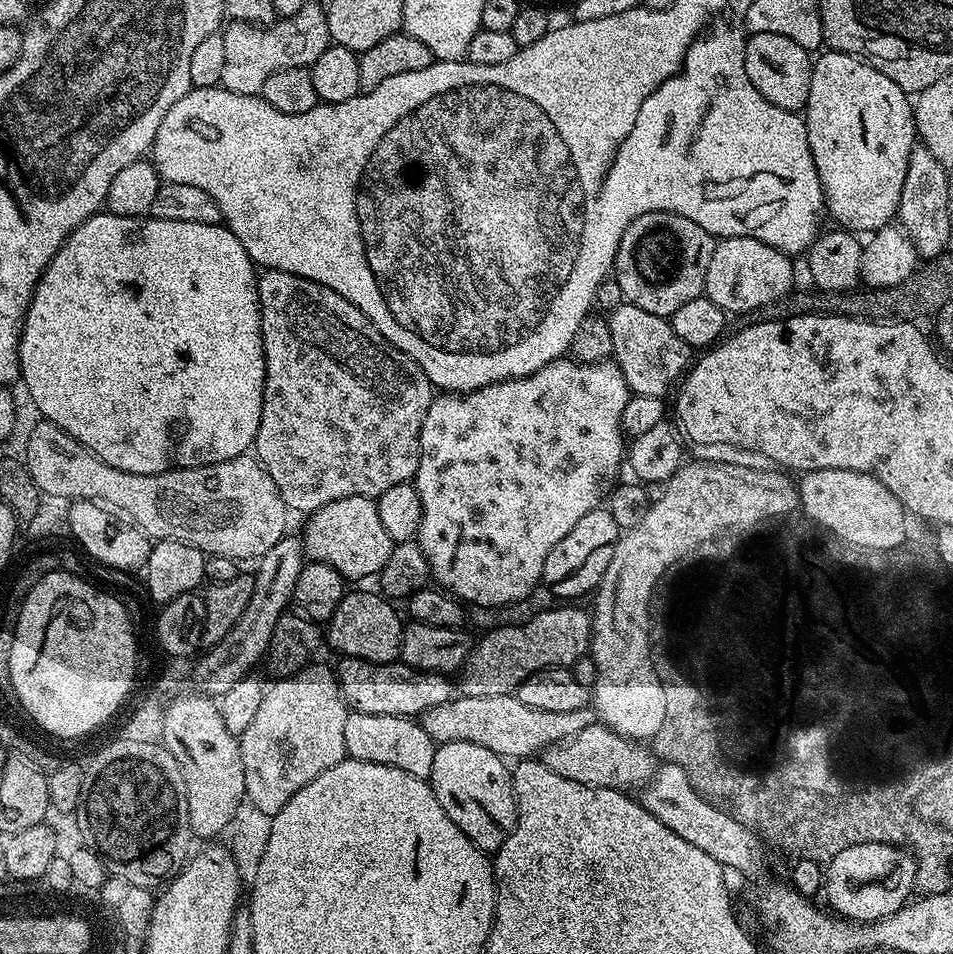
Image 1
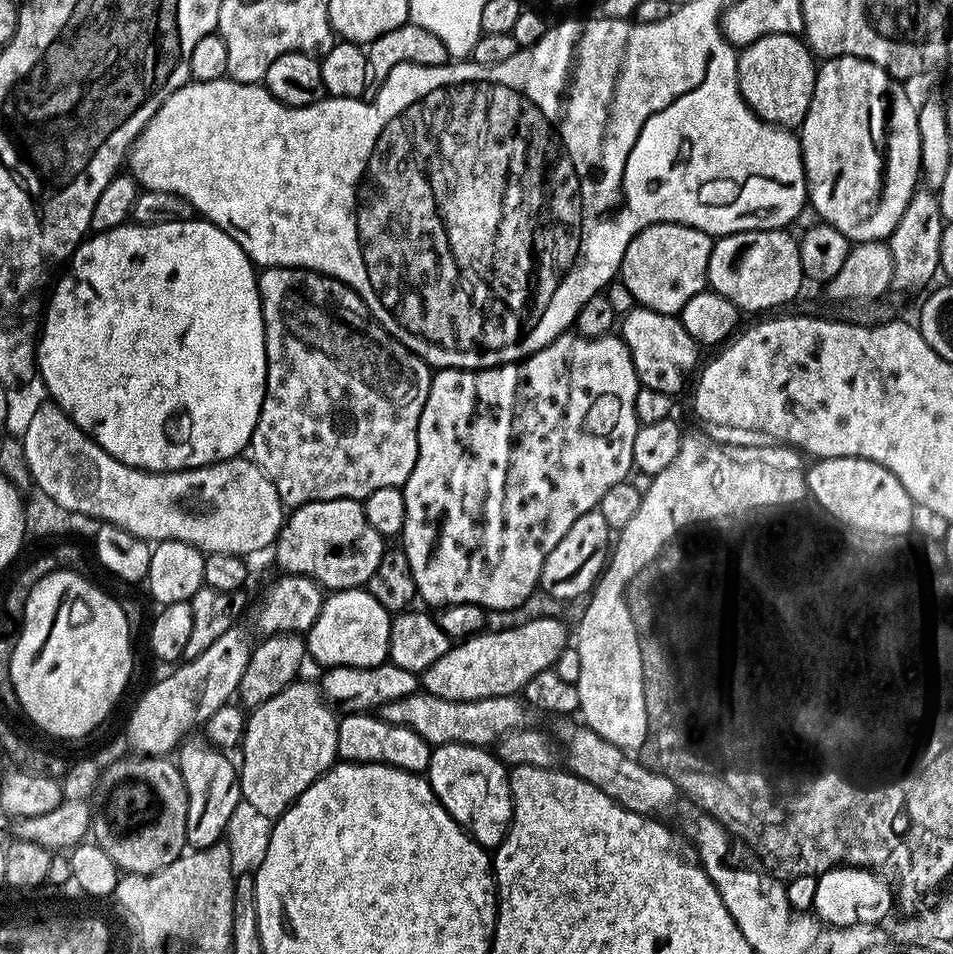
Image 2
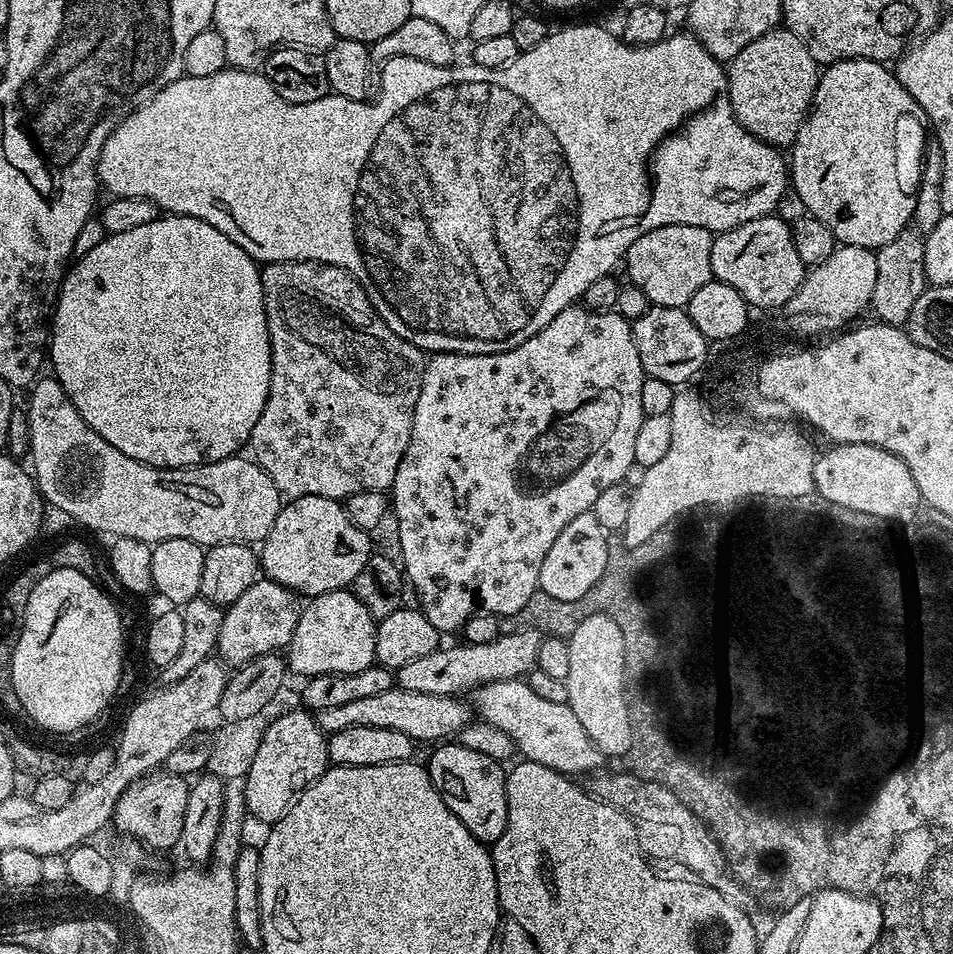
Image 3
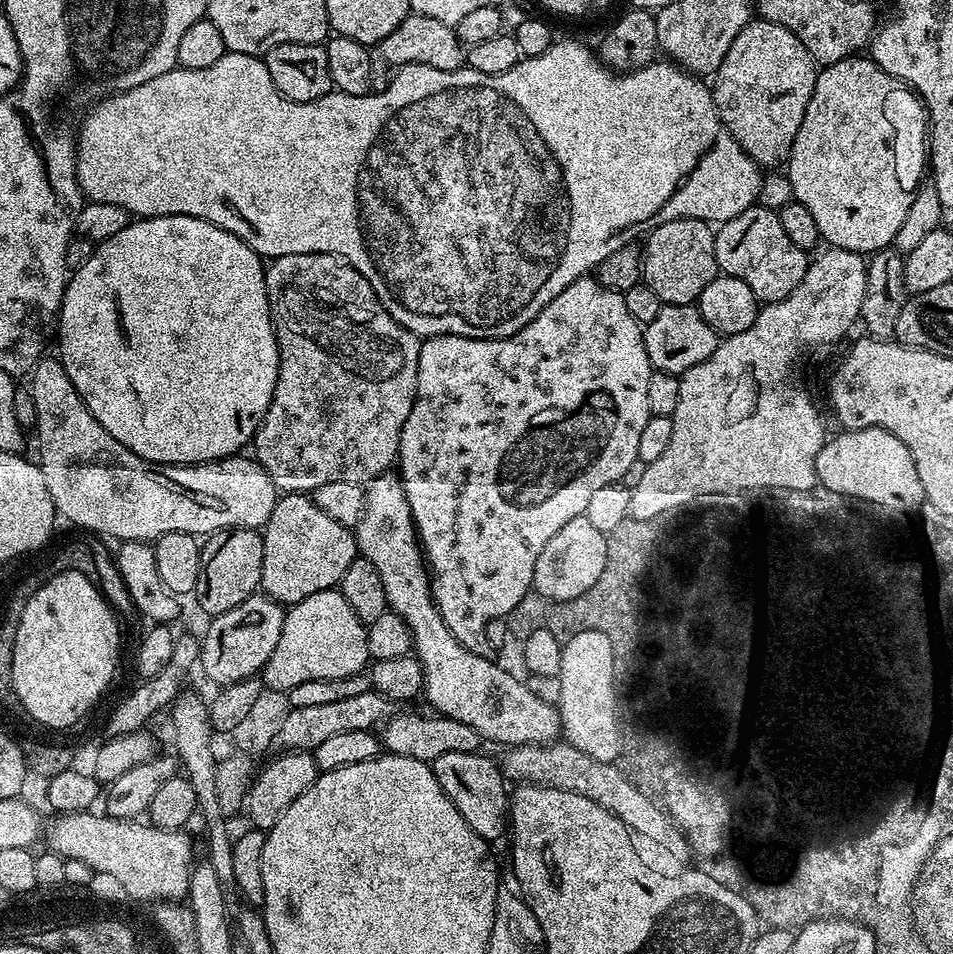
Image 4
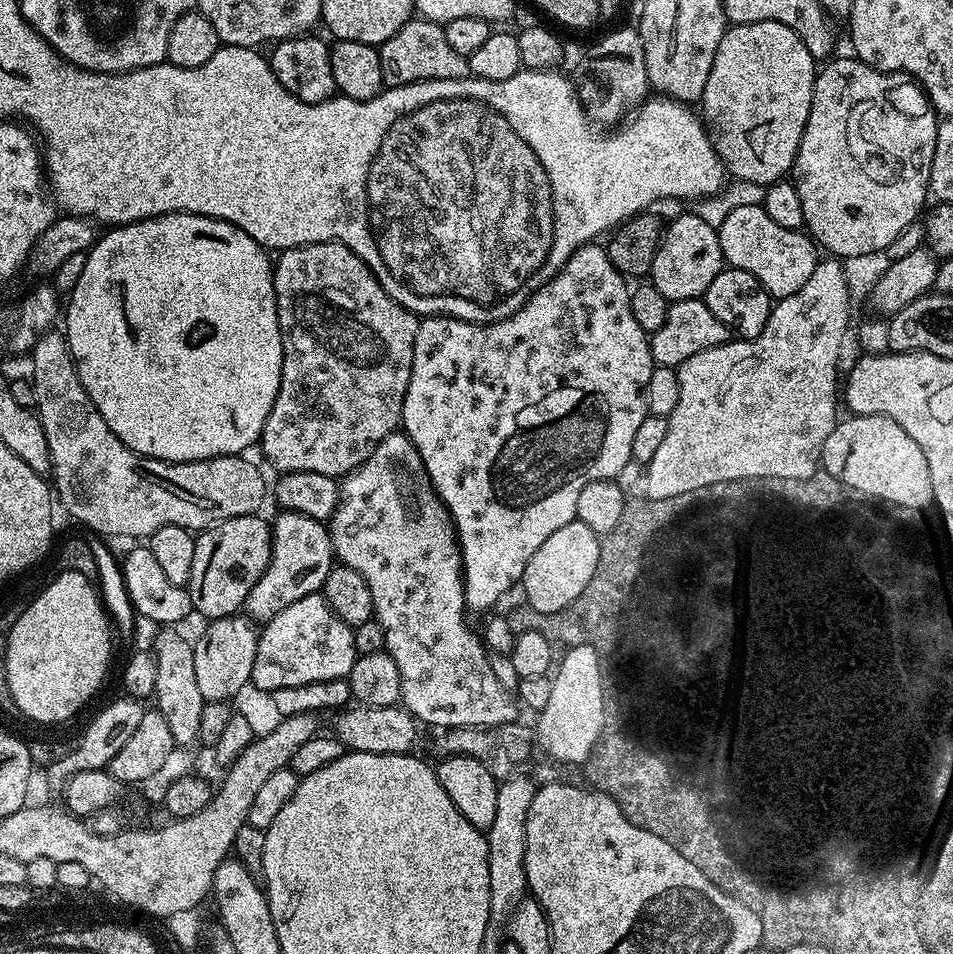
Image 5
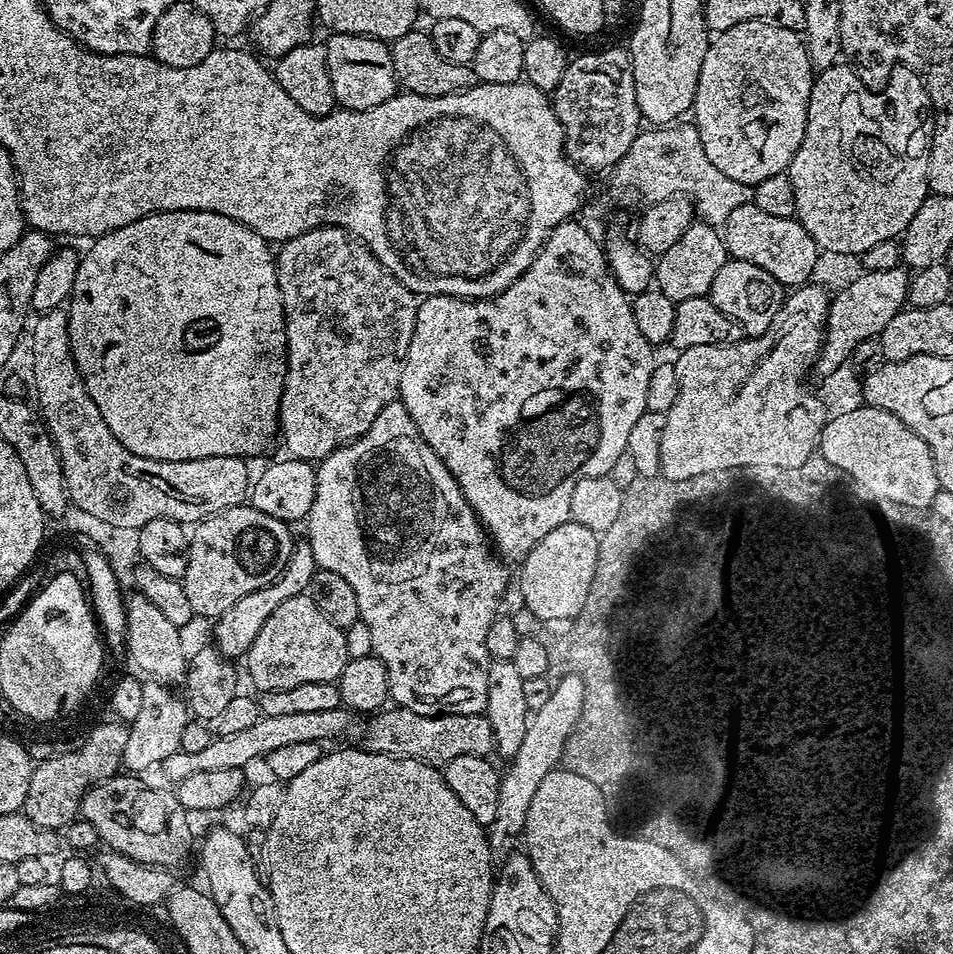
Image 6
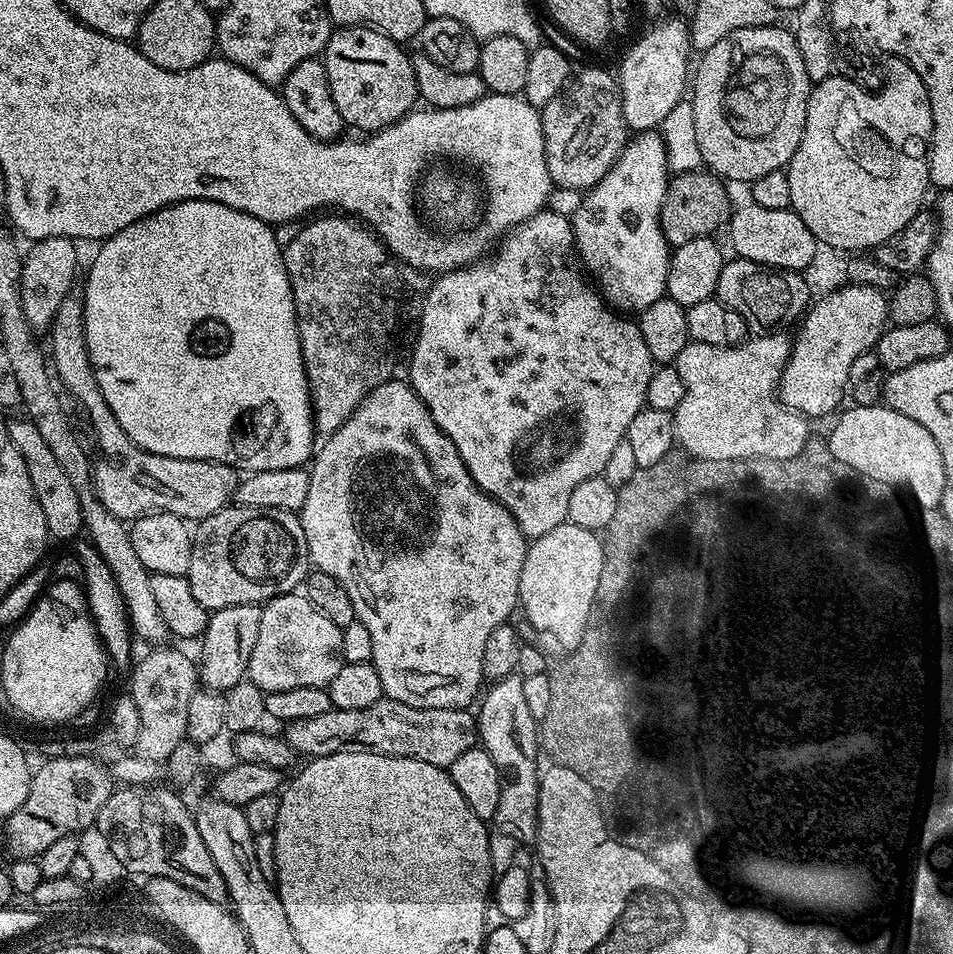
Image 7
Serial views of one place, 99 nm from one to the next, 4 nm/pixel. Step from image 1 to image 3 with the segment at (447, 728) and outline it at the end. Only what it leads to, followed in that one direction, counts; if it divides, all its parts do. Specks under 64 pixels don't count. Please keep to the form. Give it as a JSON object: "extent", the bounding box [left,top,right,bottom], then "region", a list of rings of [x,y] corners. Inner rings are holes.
{"extent":[315,686,473,742],"region":[[[394,686],[383,694],[358,698],[343,706],[329,706],[327,710],[315,713],[316,725],[325,734],[346,730],[350,726],[375,726],[382,730],[398,730],[414,742],[420,740],[444,742],[461,733],[473,719],[473,709],[465,701],[464,705],[460,700],[463,699],[442,694],[418,694],[415,690],[402,690]]]}

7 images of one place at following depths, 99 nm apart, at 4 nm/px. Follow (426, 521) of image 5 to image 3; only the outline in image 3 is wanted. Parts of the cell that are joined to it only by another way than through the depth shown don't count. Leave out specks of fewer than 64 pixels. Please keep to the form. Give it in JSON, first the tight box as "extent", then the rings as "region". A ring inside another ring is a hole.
{"extent":[470,679,605,778],"region":[[[523,679],[482,684],[471,696],[470,704],[475,715],[508,734],[515,744],[515,751],[523,759],[550,766],[556,772],[572,778],[577,777],[578,772],[595,773],[599,769],[596,767],[605,763],[604,753],[594,746],[590,734],[586,734],[572,707],[562,702],[549,702],[534,694],[534,690],[530,690]]]}

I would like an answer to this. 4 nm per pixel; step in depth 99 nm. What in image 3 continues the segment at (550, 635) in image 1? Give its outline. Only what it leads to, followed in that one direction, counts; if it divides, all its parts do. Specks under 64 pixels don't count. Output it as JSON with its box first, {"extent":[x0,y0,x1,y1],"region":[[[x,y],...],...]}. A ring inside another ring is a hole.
{"extent":[395,628,542,696],"region":[[[520,628],[516,633],[500,635],[494,642],[485,644],[469,644],[459,642],[453,648],[441,646],[435,648],[423,658],[406,662],[406,666],[395,669],[395,687],[402,690],[415,690],[418,694],[442,694],[456,696],[475,690],[482,684],[502,682],[503,680],[518,680],[527,677],[536,667],[538,646],[542,636],[535,628]]]}

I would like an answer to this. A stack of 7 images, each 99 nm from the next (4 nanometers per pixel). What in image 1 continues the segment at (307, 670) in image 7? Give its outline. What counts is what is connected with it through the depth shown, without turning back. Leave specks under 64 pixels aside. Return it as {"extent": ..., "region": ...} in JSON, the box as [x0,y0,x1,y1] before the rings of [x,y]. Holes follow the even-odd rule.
{"extent":[326,591,405,664],"region":[[[349,591],[344,595],[338,610],[334,610],[331,620],[327,621],[326,640],[337,648],[337,653],[379,664],[390,664],[400,655],[405,625],[400,624],[399,614],[391,608],[393,605],[383,595],[373,592]]]}

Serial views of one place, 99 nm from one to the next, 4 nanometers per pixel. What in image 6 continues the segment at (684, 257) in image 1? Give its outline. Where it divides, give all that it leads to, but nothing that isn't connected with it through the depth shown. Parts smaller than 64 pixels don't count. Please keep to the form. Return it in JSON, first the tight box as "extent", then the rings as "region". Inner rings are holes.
{"extent":[655,222,729,302],"region":[[[694,222],[688,227],[686,234],[682,234],[682,238],[678,238],[678,242],[674,242],[674,246],[670,246],[670,250],[663,252],[655,261],[655,287],[666,294],[666,298],[677,302],[686,298],[708,296],[718,270],[722,270],[729,258],[723,235],[711,224]]]}

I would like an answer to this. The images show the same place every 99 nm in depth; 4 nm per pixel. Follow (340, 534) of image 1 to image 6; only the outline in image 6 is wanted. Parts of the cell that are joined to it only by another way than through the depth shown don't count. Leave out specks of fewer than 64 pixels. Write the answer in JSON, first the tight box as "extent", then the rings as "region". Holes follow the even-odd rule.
{"extent":[214,543,317,662],"region":[[[297,543],[293,547],[292,558],[280,579],[262,590],[254,590],[254,594],[246,594],[246,598],[238,598],[238,602],[234,602],[234,606],[230,606],[221,616],[215,617],[214,647],[233,662],[239,661],[239,656],[240,659],[247,657],[250,646],[254,646],[254,638],[258,638],[258,630],[262,630],[262,626],[266,626],[266,618],[270,618],[270,614],[274,614],[274,610],[278,610],[278,606],[282,606],[282,602],[295,596],[305,595],[312,587],[312,579],[317,570],[316,559],[308,543]]]}

